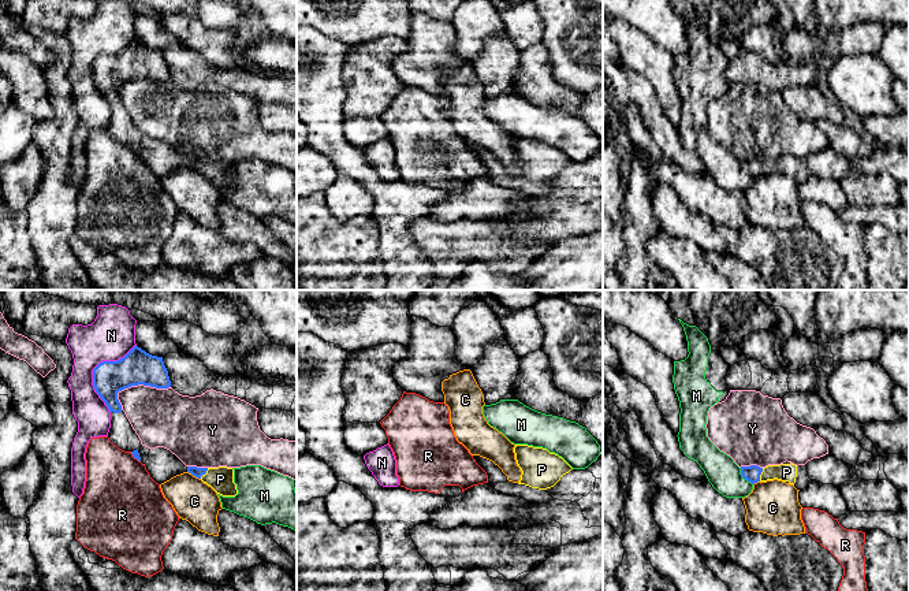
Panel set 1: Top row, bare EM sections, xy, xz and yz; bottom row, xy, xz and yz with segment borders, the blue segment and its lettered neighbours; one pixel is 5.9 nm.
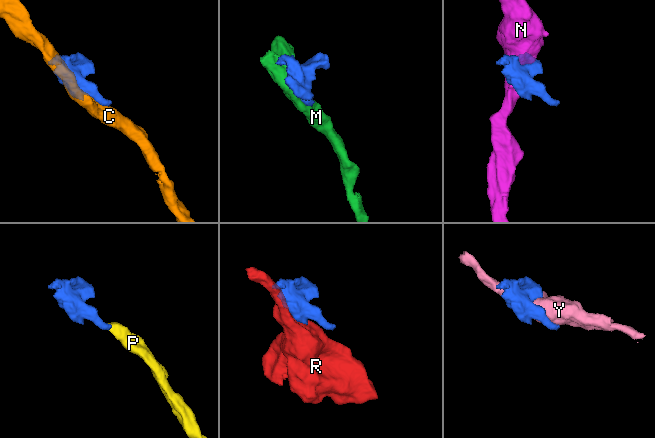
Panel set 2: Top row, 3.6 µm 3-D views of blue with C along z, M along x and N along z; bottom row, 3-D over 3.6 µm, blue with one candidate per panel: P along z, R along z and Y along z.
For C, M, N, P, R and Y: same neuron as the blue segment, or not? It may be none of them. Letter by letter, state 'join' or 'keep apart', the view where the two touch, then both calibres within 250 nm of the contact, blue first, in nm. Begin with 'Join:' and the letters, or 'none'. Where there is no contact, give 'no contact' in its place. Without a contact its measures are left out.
Join: P
C: keep apart; meets blue in xy; 60 nm thick on the blue side, 240 nm on the other
M: keep apart; meets blue in yz; 100 nm thick on the blue side, 190 nm on the other
N: keep apart; meets blue in xy; 200 nm thick on the blue side, 280 nm on the other
P: join; meets blue in yz; 100 nm thick on the blue side, 110 nm on the other
R: keep apart; meets blue in xy; 50 nm thick on the blue side, 440 nm on the other
Y: keep apart; meets blue in xy; 200 nm thick on the blue side, 360 nm on the other

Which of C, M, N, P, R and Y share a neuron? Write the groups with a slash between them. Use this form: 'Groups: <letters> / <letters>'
Groups: C / M / N / P / R / Y

